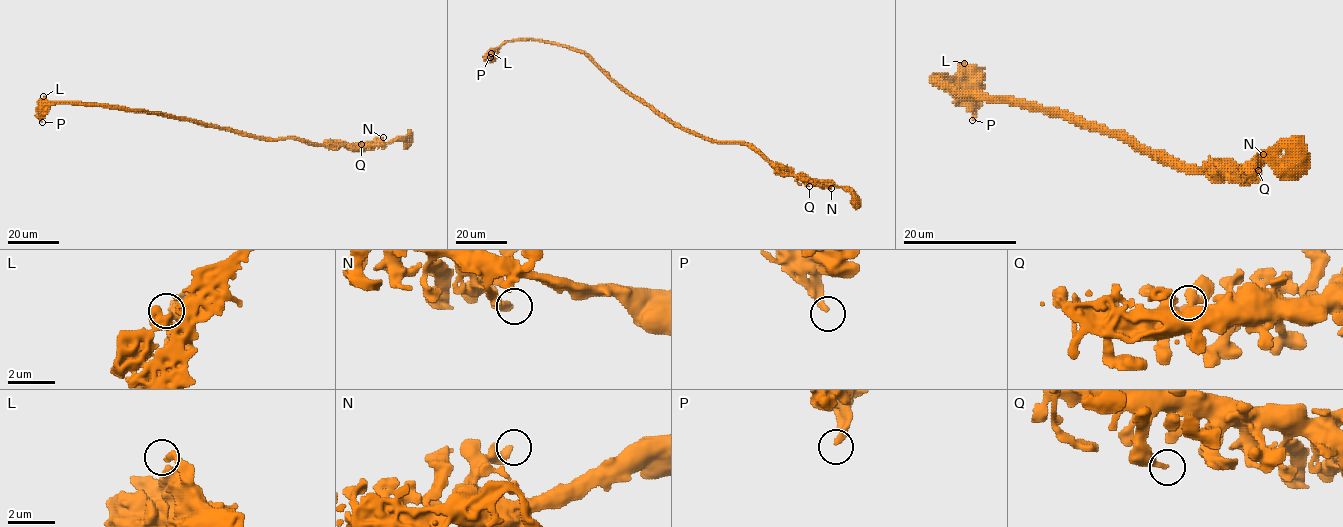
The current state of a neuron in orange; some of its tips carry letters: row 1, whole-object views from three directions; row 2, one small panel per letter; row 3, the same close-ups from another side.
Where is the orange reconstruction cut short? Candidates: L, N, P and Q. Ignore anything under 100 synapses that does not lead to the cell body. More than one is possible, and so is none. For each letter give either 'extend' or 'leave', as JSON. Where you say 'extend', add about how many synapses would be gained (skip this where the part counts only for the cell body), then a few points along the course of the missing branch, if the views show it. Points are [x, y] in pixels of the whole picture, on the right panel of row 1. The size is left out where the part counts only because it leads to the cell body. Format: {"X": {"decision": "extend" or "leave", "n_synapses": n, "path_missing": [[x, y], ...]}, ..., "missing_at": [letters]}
{"L": {"decision": "leave"}, "N": {"decision": "leave"}, "P": {"decision": "leave"}, "Q": {"decision": "leave"}, "missing_at": []}

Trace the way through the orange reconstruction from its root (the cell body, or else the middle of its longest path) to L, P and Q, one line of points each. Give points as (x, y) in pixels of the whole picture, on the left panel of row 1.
L: (409, 141), (311, 144), (297, 138), (257, 138), (157, 114), (100, 105), (51, 104), (43, 96)
P: (409, 141), (311, 144), (297, 138), (257, 138), (191, 121), (82, 104), (52, 104), (43, 112), (42, 122)
Q: (409, 141), (395, 140), (359, 148), (361, 144)

